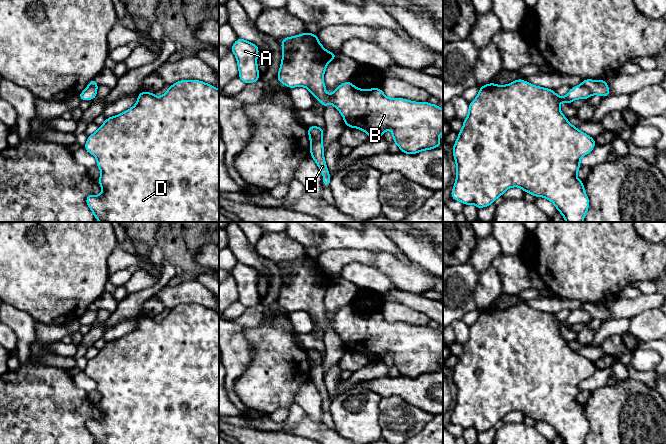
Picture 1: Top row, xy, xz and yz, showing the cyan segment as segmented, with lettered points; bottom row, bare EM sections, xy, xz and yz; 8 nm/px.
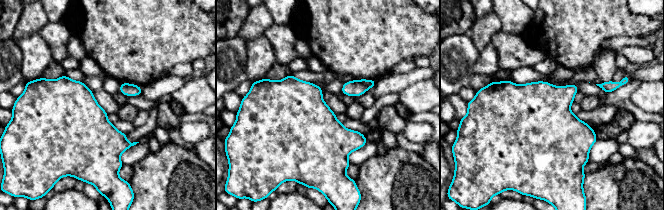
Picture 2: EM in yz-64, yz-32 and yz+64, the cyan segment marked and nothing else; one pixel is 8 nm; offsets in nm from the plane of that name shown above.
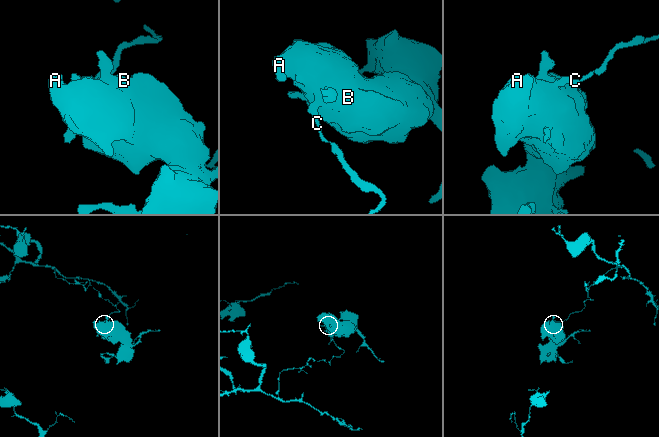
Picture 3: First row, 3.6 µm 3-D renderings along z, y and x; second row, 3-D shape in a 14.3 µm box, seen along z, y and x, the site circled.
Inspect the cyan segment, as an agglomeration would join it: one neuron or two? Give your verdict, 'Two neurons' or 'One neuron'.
Two neurons

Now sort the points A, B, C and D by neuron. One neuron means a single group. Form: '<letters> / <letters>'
A B D / C

